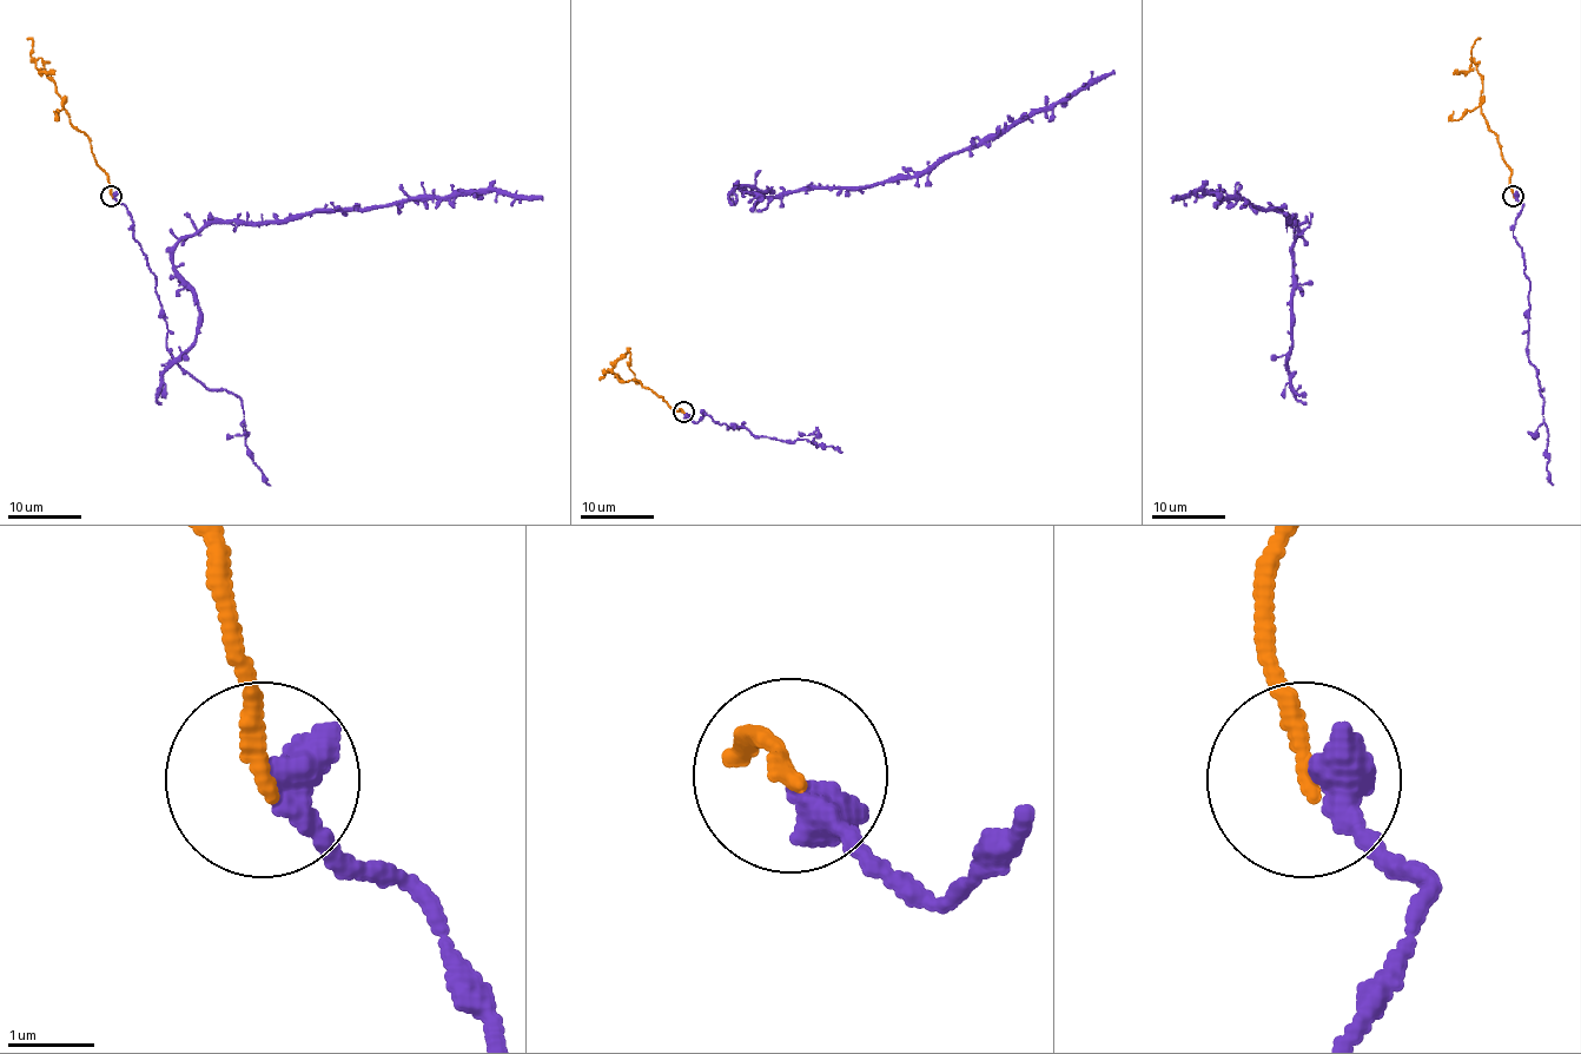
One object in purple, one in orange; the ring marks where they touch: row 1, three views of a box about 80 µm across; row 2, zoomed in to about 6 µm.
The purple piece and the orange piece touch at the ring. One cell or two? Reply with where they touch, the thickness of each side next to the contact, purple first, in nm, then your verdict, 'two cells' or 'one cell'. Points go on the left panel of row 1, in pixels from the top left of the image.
place (111, 196); calibres 500 and 200 nm; one cell

